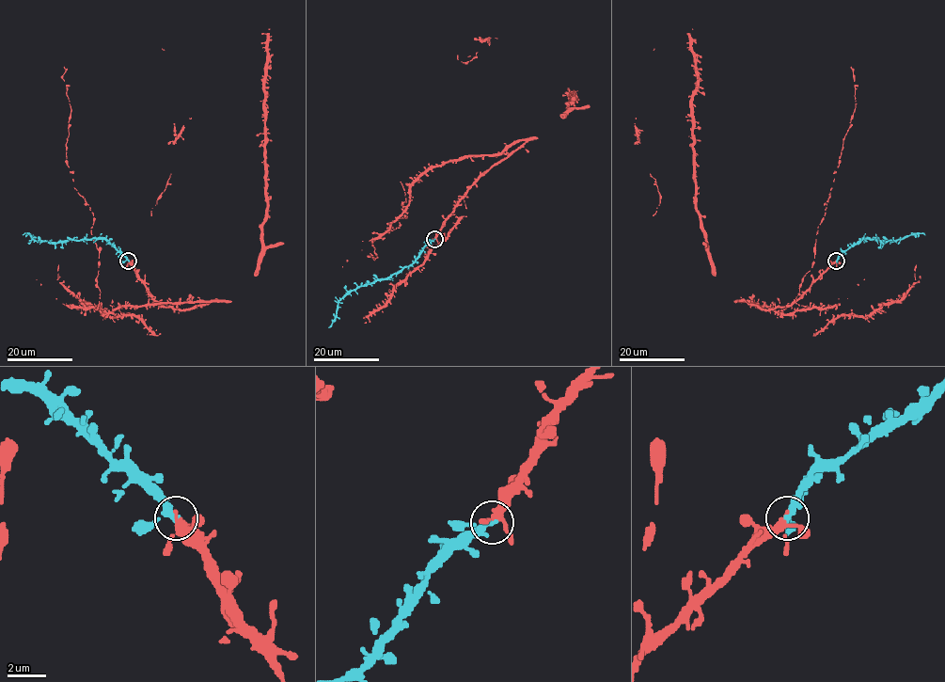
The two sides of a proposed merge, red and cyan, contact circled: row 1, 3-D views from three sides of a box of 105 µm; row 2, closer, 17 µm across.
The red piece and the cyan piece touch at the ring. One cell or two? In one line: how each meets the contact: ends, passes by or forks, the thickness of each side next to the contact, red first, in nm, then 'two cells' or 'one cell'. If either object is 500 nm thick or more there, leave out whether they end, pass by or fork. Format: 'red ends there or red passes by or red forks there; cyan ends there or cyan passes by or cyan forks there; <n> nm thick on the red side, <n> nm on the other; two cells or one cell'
red forks there; cyan forks there; 240 nm thick on the red side, 240 nm on the other; one cell

